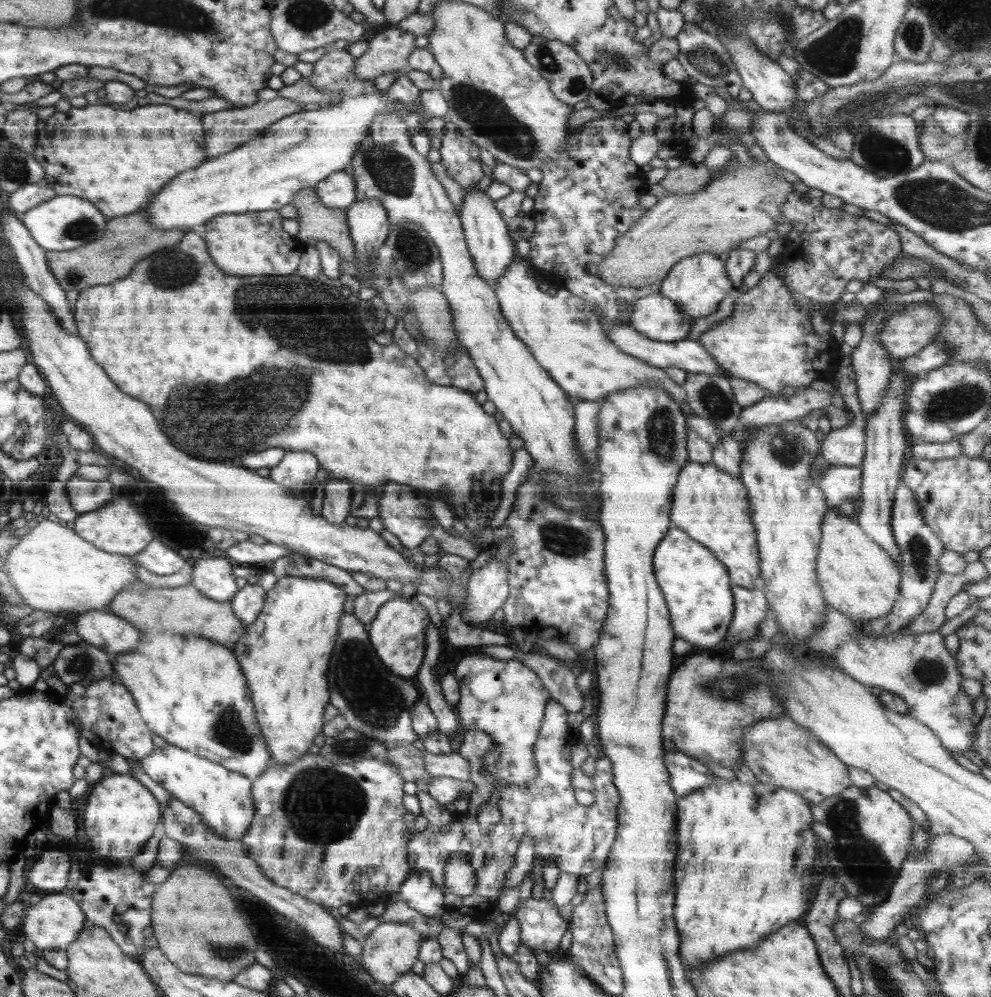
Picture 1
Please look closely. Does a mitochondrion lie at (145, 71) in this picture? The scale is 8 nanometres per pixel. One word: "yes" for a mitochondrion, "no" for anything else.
no

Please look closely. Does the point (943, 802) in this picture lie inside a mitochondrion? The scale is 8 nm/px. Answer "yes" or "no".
no

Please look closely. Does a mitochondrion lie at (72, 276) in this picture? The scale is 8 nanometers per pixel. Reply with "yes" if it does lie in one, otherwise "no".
yes

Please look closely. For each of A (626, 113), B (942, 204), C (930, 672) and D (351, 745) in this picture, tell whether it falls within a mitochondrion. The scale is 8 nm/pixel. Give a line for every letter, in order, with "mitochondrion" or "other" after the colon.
A: other
B: mitochondrion
C: mitochondrion
D: mitochondrion

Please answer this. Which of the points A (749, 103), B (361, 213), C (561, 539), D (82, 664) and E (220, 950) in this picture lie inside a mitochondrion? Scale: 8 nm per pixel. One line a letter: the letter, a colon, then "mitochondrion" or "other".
A: other
B: other
C: mitochondrion
D: mitochondrion
E: mitochondrion

